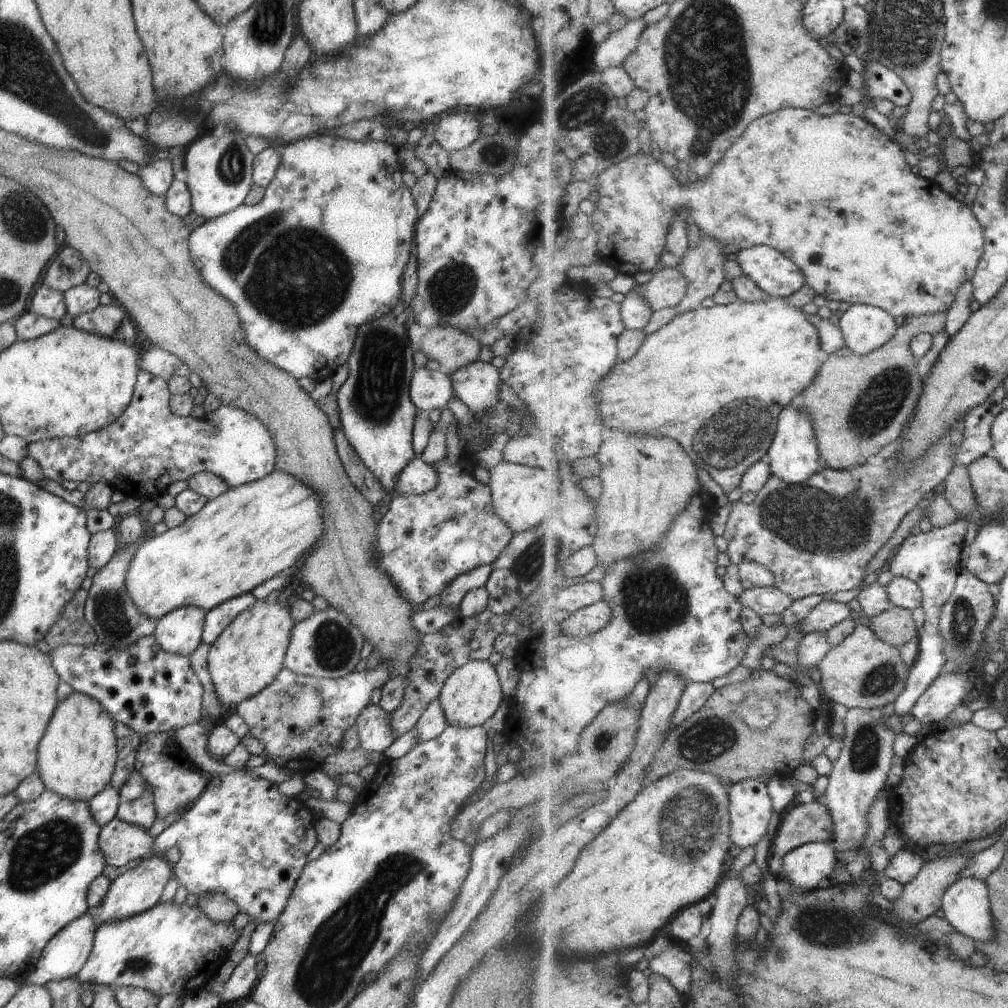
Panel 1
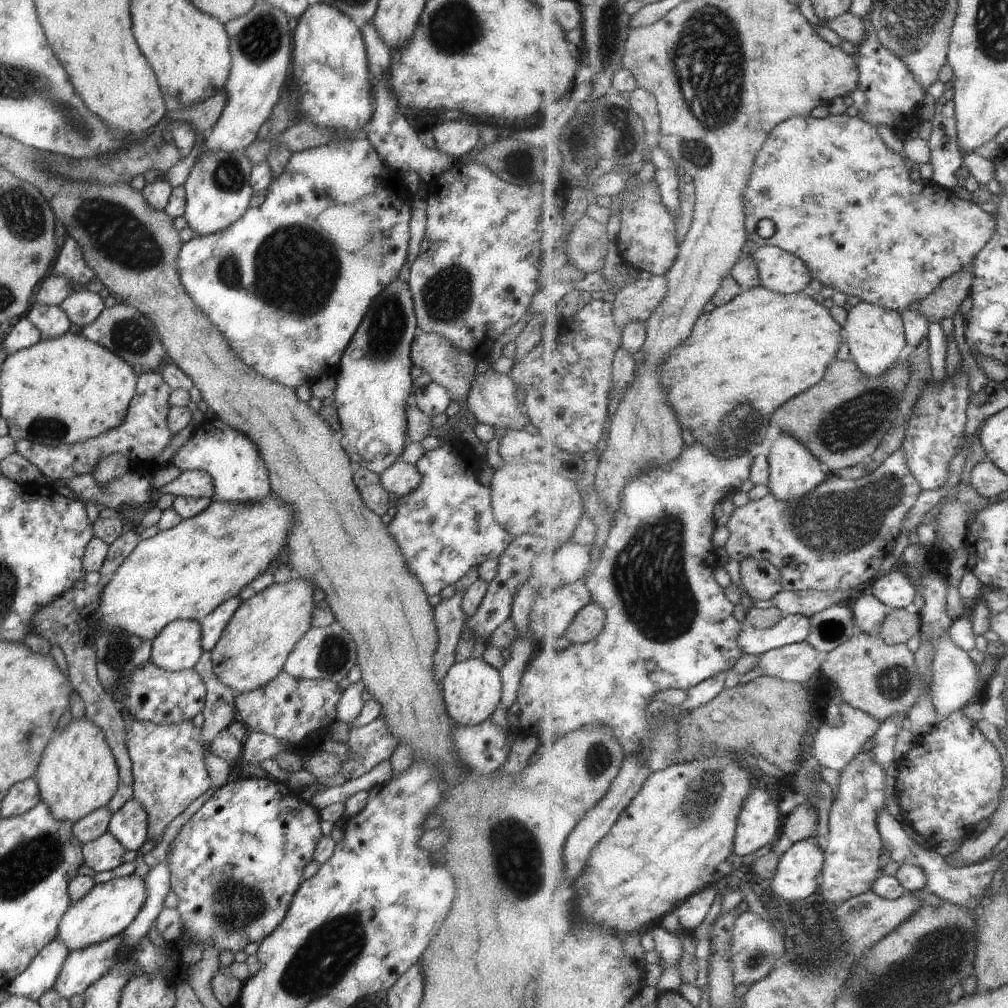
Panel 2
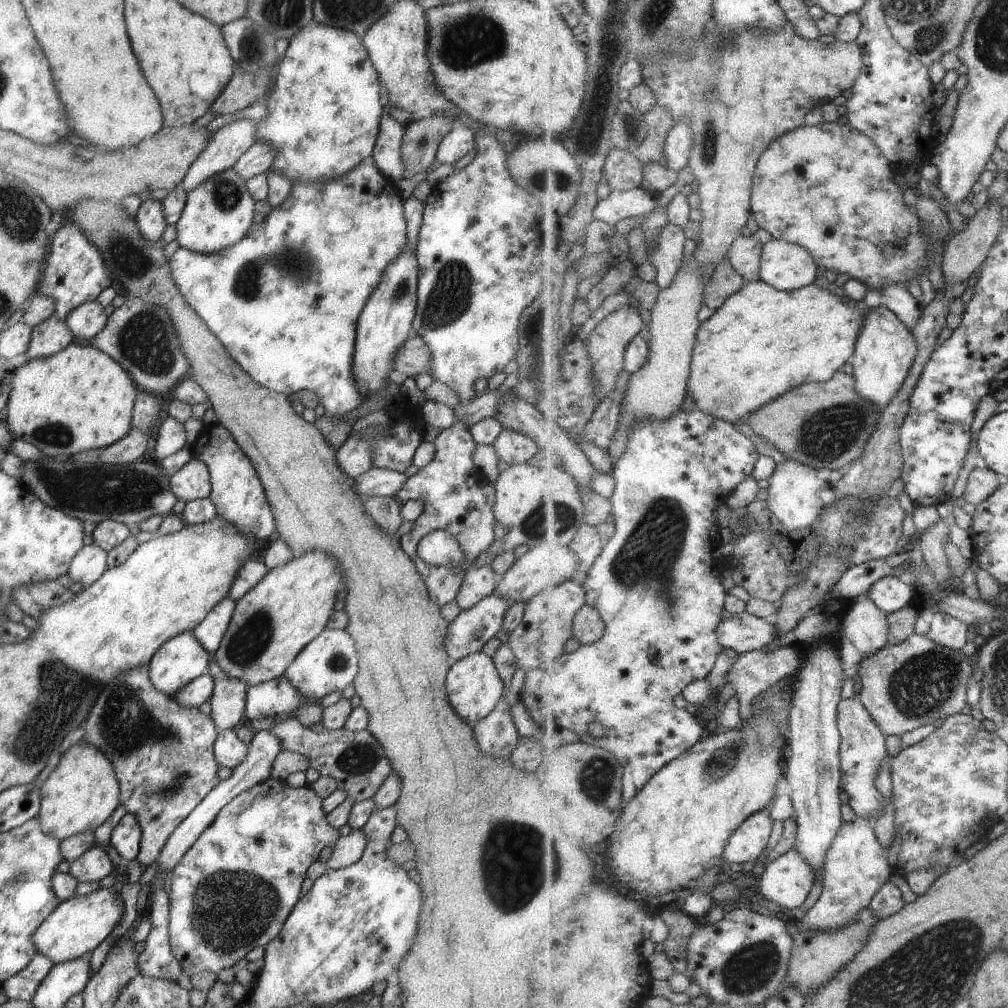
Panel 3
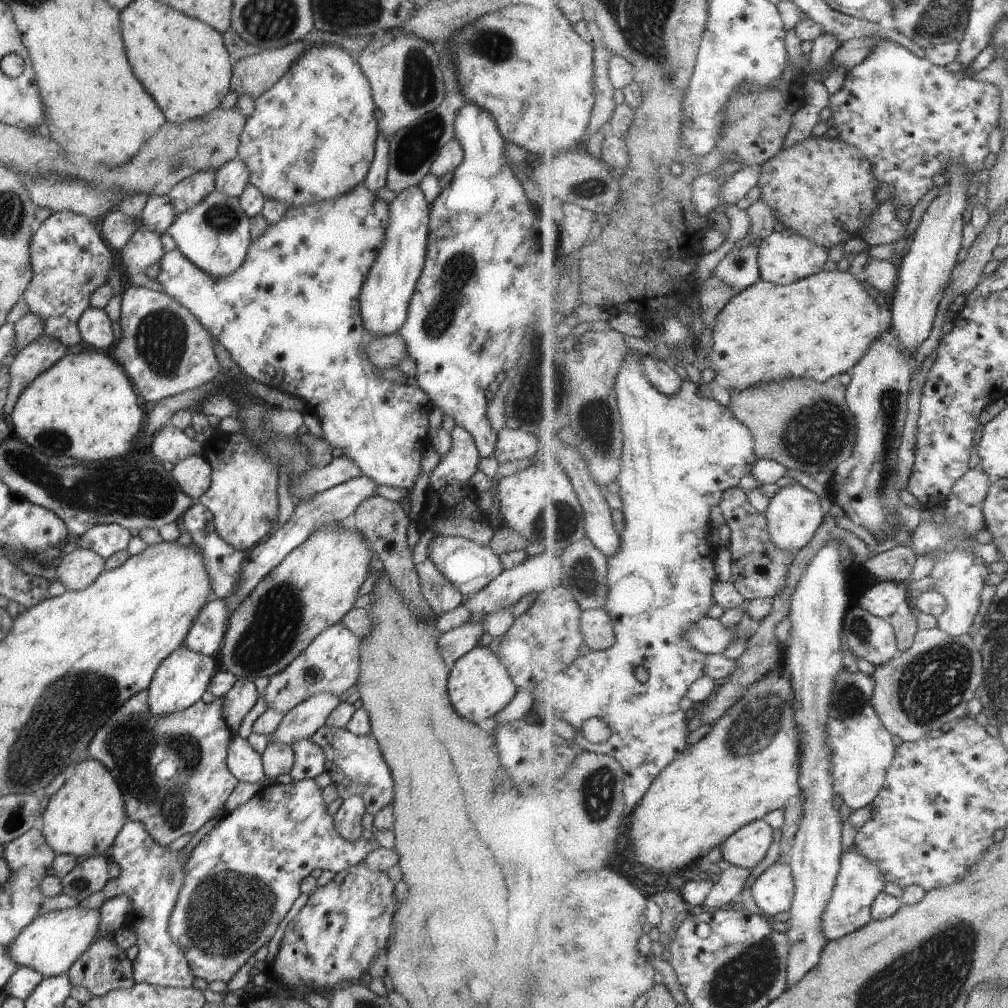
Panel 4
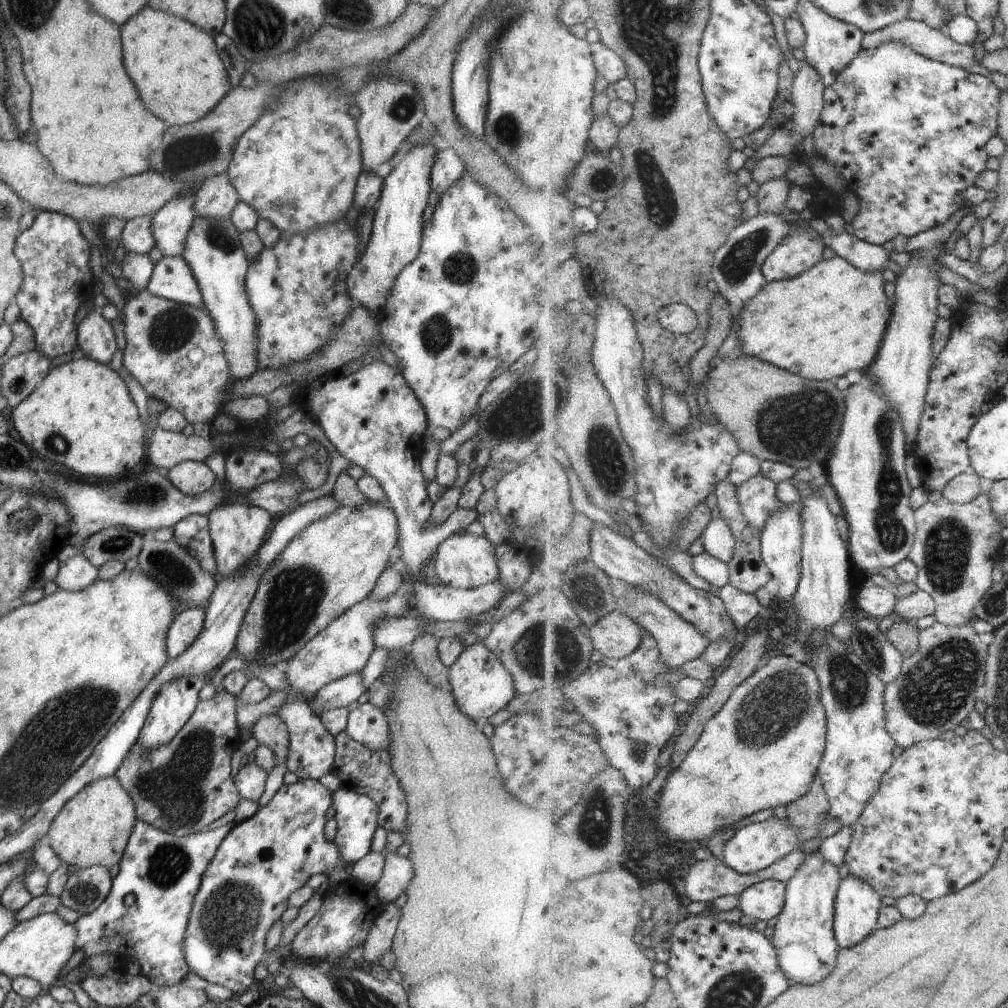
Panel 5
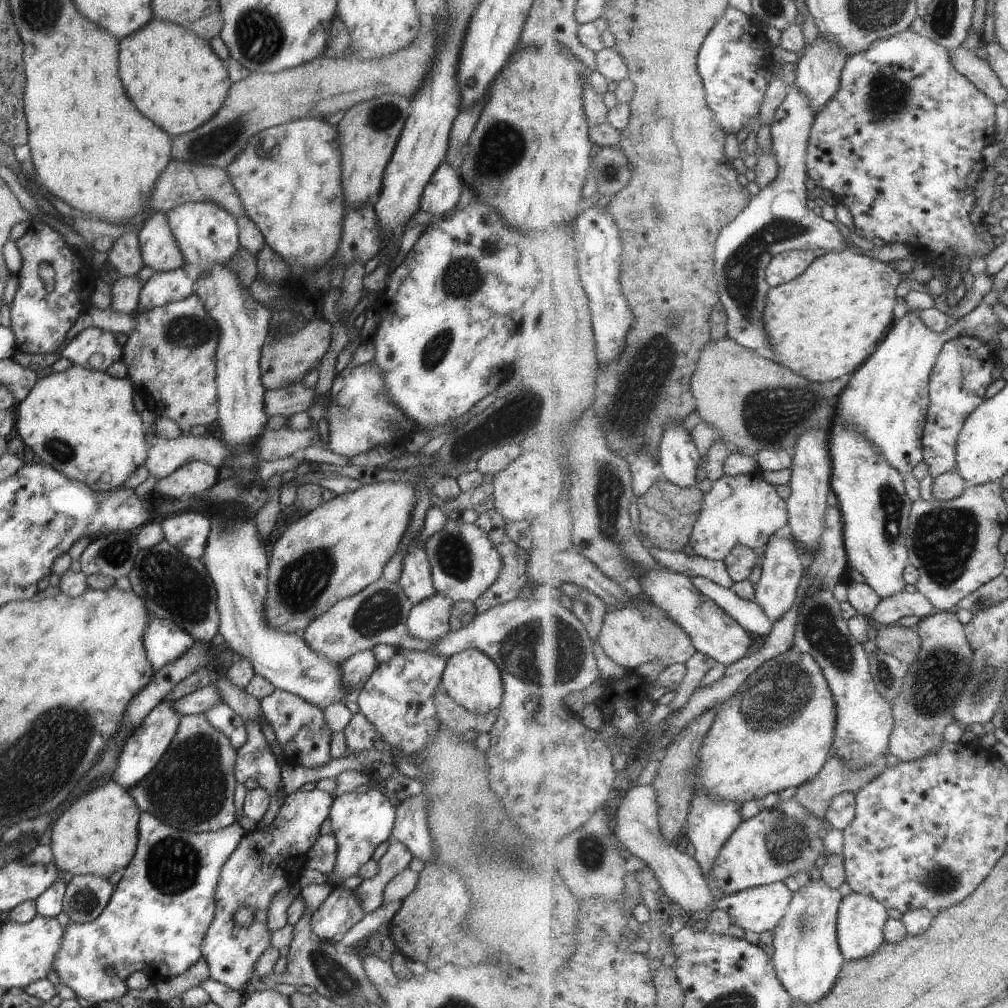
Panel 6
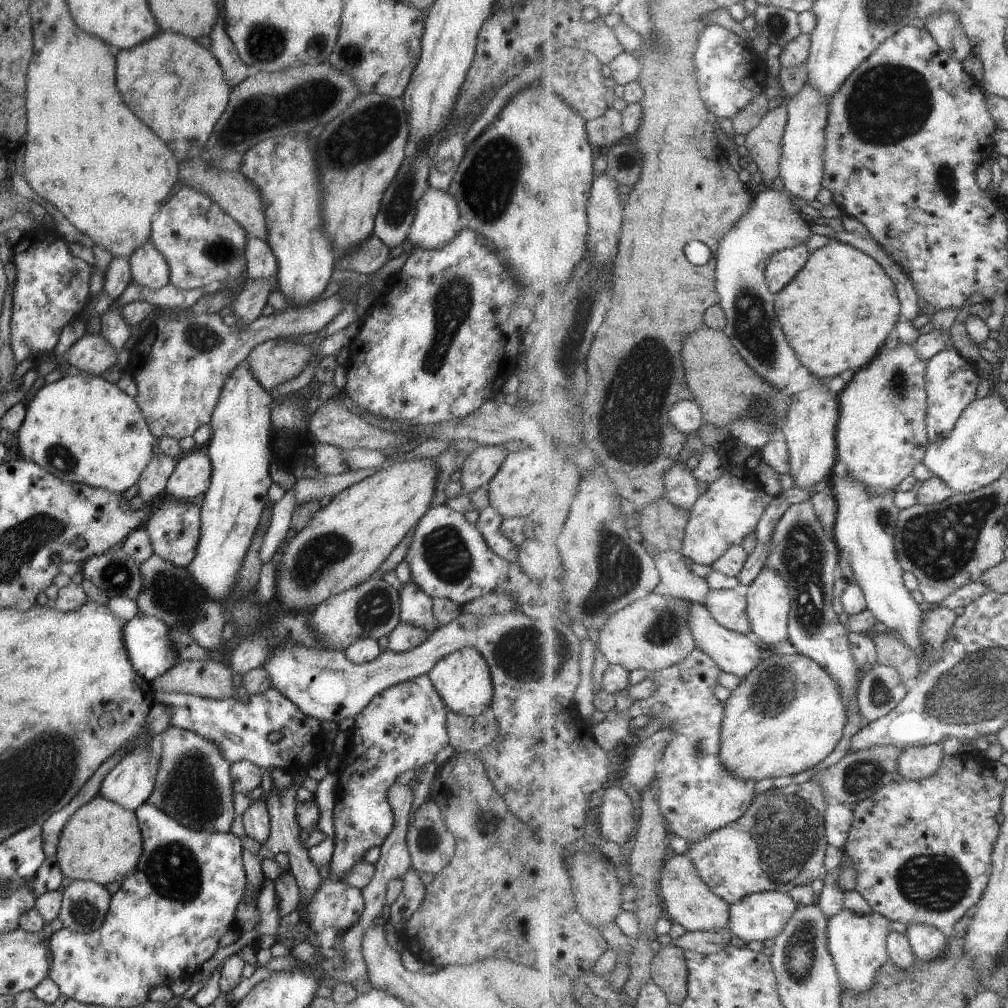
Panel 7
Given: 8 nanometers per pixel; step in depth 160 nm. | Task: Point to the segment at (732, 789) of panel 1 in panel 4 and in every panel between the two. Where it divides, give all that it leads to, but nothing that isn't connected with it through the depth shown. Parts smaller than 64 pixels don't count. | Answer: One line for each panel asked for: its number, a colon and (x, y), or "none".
2: (760, 821)
3: (750, 840)
4: (748, 846)

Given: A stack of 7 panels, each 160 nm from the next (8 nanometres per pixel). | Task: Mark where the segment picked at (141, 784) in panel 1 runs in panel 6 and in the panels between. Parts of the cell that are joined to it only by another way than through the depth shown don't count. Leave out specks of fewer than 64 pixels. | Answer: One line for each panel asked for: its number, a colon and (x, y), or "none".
2: (127, 824)
3: (125, 837)
4: (151, 875)
5: (144, 916)
6: (155, 920)

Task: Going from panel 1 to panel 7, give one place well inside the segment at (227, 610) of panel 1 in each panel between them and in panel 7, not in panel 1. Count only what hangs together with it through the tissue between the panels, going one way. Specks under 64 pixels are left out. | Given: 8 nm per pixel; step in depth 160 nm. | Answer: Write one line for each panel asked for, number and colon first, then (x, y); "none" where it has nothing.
2: (211, 625)
3: (209, 632)
4: (204, 635)
5: (184, 627)
6: (163, 641)
7: (148, 647)

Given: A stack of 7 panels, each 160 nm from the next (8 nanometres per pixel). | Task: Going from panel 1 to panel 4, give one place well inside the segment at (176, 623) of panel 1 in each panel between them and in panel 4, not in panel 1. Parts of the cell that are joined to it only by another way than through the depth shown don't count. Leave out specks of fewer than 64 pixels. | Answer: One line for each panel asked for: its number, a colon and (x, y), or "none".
2: (177, 646)
3: (178, 660)
4: (182, 676)

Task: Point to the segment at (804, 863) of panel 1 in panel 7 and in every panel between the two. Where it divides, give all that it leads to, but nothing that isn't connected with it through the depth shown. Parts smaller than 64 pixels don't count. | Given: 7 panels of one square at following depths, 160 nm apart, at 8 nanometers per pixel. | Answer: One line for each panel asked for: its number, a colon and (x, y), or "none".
2: (798, 874)
3: (786, 881)
4: (774, 890)
5: (765, 900)
6: (761, 909)
7: (761, 916)

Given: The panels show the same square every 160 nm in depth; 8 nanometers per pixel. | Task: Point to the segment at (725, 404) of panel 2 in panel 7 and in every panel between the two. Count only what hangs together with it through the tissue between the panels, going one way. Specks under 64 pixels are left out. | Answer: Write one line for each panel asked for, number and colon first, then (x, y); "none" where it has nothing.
3: (763, 342)
4: (819, 327)
5: (832, 319)
6: (827, 323)
7: (837, 314)

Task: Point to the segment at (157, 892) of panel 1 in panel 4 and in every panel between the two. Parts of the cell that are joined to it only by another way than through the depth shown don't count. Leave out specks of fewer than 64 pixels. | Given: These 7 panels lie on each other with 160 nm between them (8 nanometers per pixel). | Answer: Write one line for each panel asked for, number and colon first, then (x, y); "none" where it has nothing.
2: (108, 907)
3: (77, 925)
4: (50, 943)

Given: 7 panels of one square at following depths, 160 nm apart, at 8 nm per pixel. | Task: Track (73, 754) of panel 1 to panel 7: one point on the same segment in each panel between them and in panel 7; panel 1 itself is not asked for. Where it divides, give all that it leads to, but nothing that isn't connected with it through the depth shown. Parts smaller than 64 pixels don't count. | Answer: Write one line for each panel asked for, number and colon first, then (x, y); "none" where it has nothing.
2: (76, 773)
3: (81, 791)
4: (81, 818)
5: (91, 828)
6: (97, 834)
7: (99, 842)

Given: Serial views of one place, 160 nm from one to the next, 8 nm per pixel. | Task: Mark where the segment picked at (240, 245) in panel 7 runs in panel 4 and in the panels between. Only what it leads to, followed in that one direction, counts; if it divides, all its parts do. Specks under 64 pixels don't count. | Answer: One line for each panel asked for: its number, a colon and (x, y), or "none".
4: (231, 178)
5: (216, 197)
6: (207, 236)

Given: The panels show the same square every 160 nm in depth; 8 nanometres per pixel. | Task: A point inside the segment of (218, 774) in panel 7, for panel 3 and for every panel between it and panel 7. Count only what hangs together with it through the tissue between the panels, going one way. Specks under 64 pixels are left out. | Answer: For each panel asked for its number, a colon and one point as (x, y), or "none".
3: (162, 754)
4: (131, 741)
5: (178, 787)
6: (191, 788)

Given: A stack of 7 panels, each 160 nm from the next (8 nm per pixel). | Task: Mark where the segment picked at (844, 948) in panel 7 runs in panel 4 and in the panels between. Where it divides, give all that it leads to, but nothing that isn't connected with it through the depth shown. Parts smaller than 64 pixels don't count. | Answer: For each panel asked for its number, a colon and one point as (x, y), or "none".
4: (860, 881)
5: (858, 905)
6: (862, 921)

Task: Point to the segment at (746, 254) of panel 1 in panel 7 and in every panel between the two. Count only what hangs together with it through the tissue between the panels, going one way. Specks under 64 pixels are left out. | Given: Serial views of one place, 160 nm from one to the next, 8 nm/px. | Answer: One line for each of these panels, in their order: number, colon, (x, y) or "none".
2: (786, 273)
3: (788, 267)
4: (785, 257)
5: (799, 252)
6: (789, 265)
7: (785, 265)

